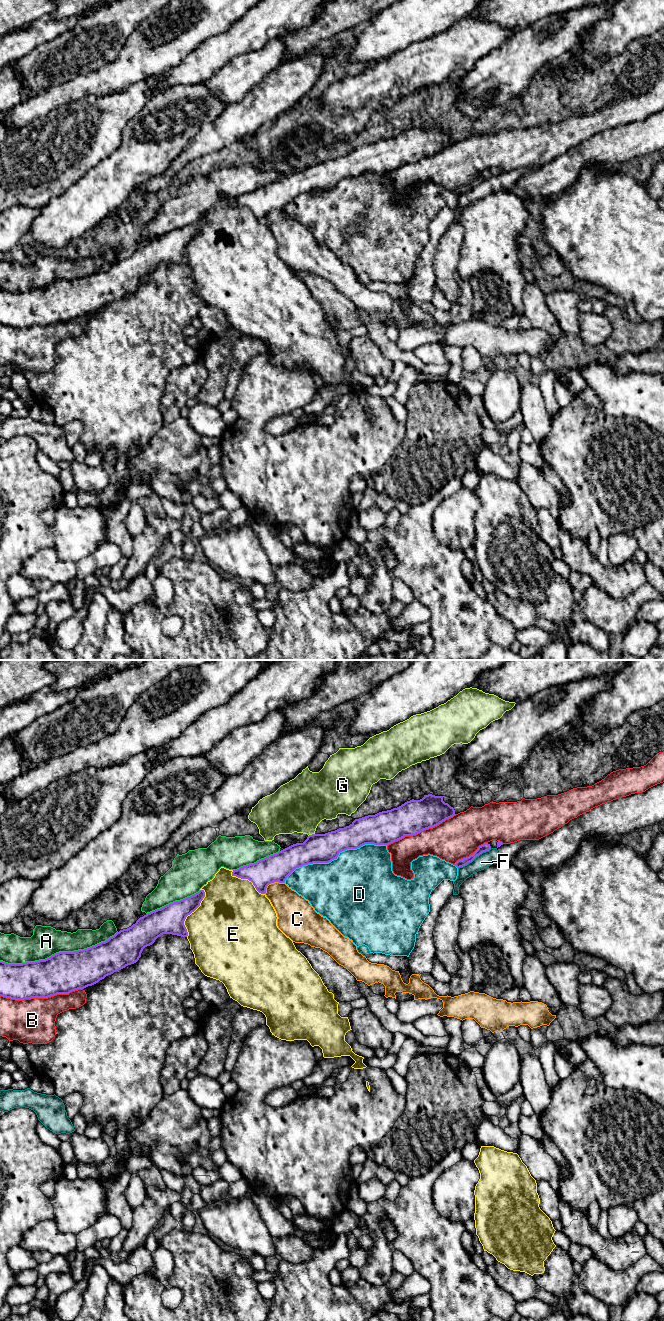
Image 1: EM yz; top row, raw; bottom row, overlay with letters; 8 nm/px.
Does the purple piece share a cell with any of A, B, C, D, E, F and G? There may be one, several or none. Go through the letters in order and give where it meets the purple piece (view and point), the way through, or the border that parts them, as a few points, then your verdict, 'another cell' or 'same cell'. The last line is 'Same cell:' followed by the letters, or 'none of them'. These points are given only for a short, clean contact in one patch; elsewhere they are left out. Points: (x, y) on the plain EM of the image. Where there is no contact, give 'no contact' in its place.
A: meets purple in yz at (59, 280); another cell
B: meets purple in yz at (41, 325); another cell
C: meets purple in yz at (272, 210); border along yz (284, 210), (271, 210), (264, 221); another cell
D: meets purple in yz at (334, 186); another cell
E: meets purple in yz at (191, 240); another cell
F: meets purple in yz at (474, 186); border along yz (491, 176), (483, 179), (471, 189), (458, 196); another cell
G: meets purple in yz at (312, 162); another cell
Same cell: none of them

